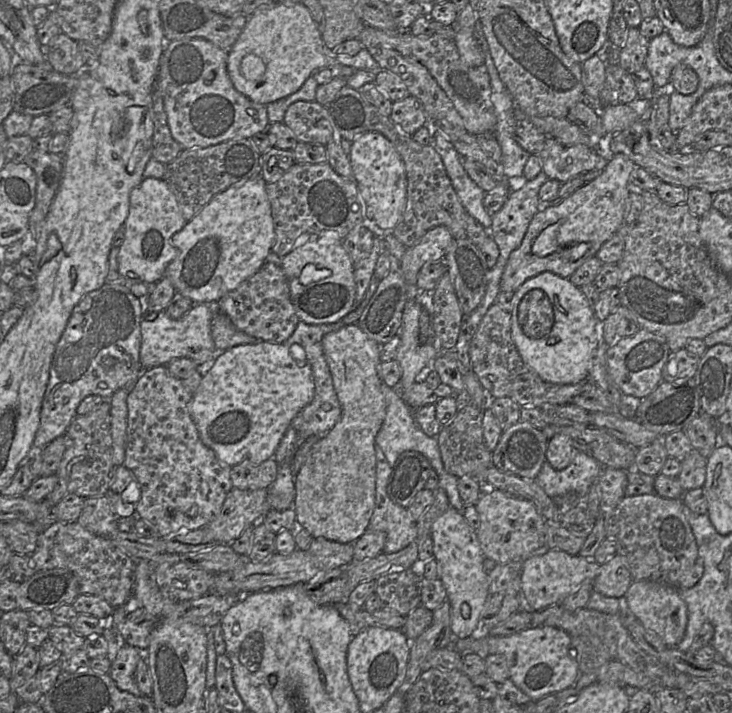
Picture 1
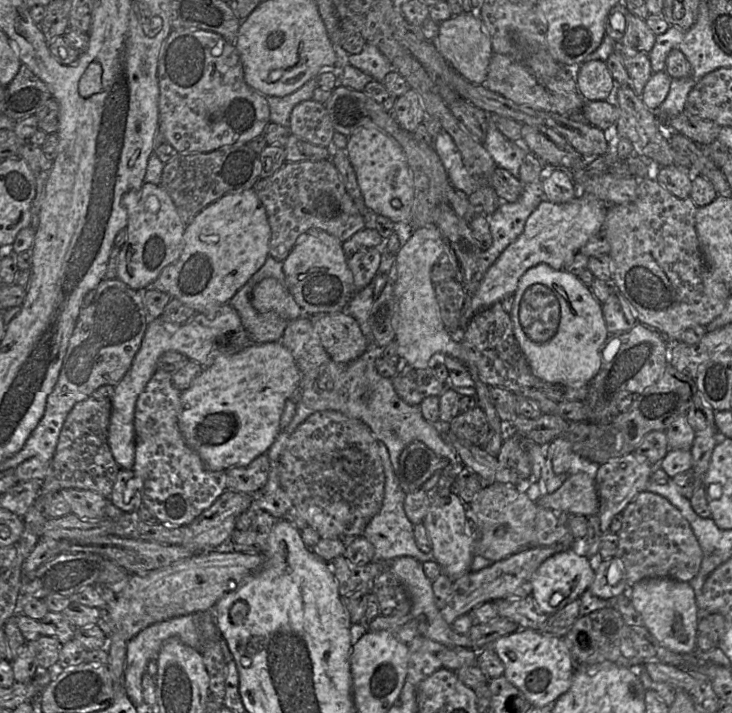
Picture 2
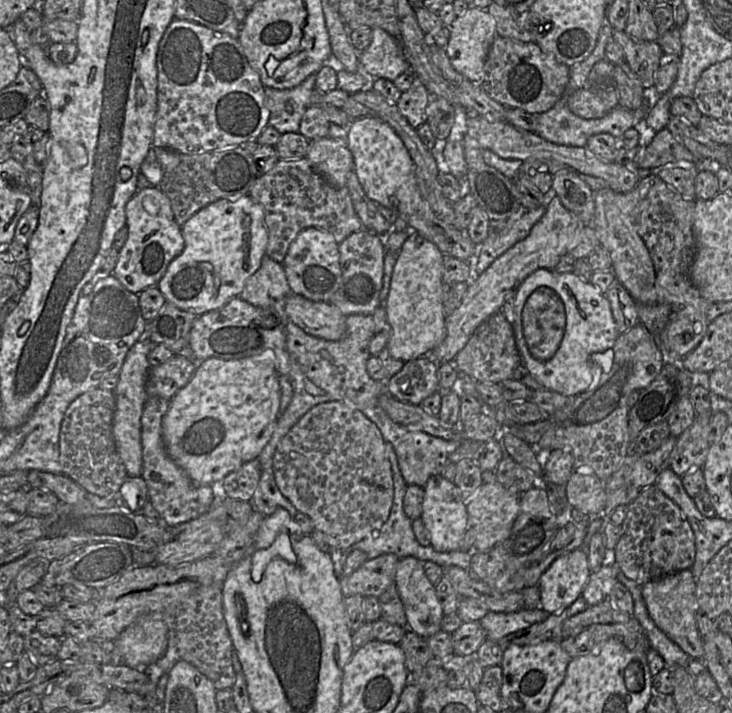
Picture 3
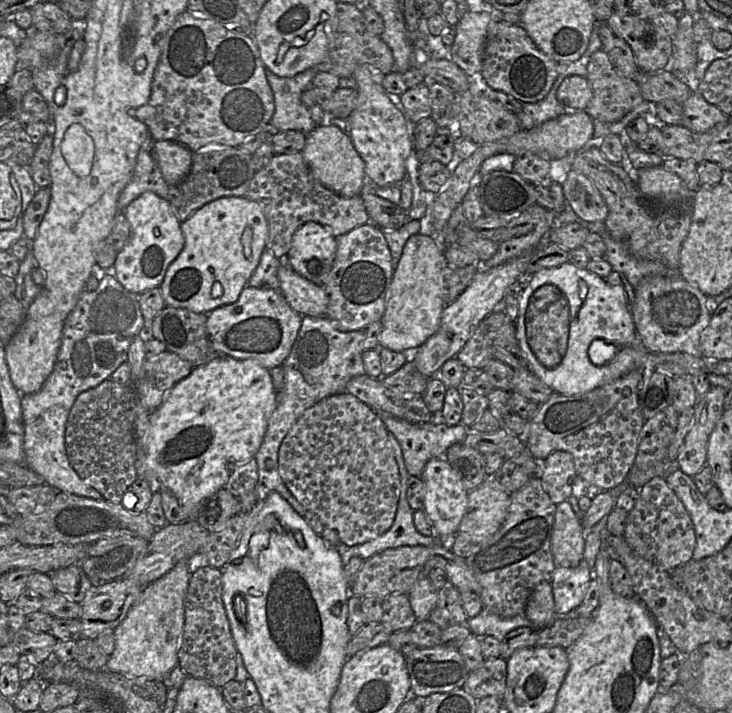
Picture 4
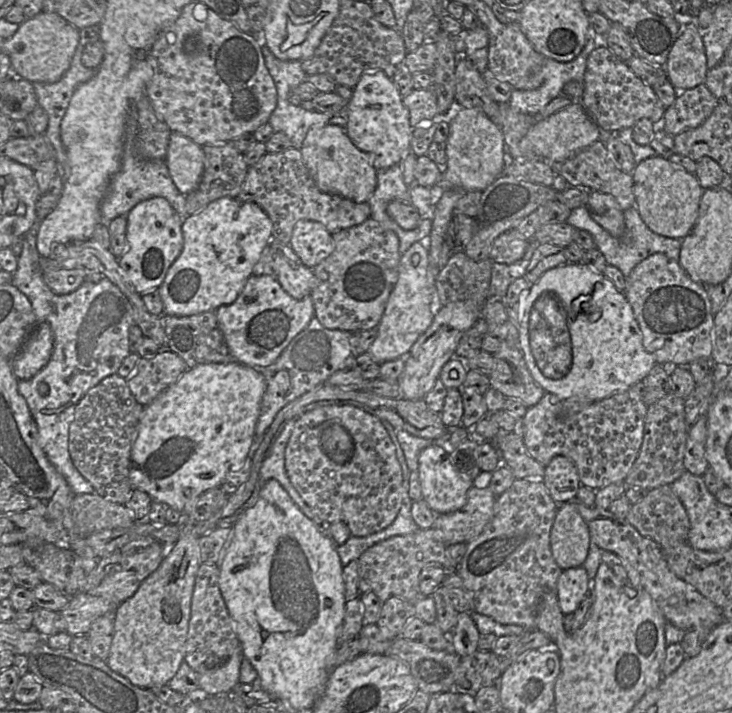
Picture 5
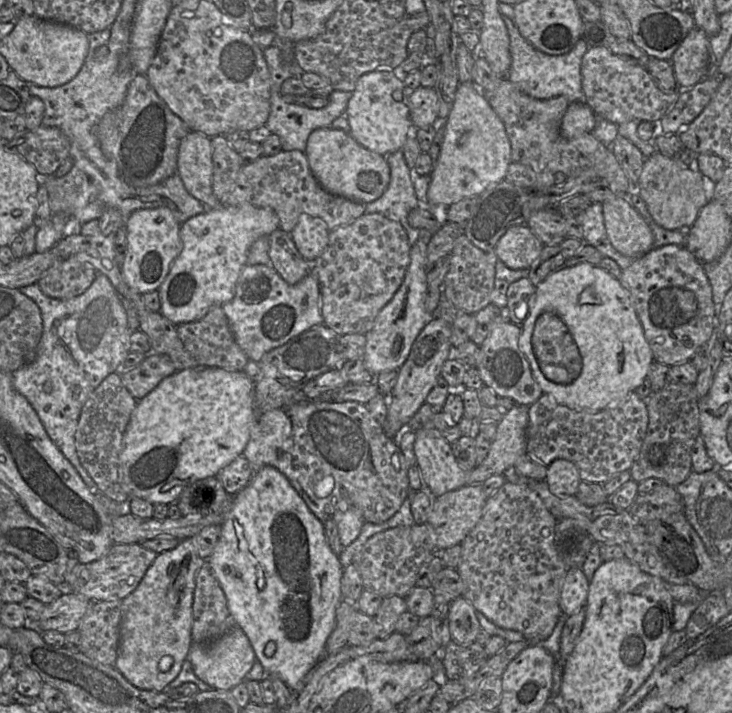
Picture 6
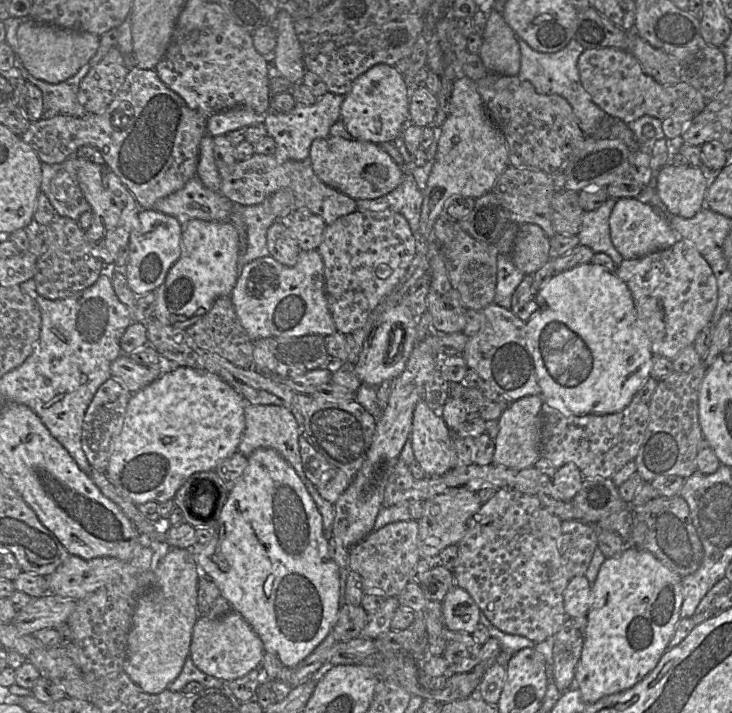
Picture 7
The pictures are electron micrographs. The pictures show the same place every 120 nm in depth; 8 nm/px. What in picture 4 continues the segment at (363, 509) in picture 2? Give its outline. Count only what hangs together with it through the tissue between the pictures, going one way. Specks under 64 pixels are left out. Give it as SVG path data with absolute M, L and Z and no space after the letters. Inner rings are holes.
M342 392L326 397L307 409L293 425L280 446L278 470L288 490L305 509L315 514L326 528L335 530L339 535L340 542L347 546L355 546L375 539L385 533L394 522L400 494L400 475L394 451L387 434L388 431L382 419L371 407L361 402L352 394Z

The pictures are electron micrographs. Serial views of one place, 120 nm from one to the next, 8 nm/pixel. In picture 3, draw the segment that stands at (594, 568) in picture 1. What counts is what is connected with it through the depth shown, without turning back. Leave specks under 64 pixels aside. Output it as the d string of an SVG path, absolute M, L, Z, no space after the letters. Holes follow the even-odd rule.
M580 548L554 559L537 583L541 609L549 613L560 613L566 609L582 595L591 573L587 554Z

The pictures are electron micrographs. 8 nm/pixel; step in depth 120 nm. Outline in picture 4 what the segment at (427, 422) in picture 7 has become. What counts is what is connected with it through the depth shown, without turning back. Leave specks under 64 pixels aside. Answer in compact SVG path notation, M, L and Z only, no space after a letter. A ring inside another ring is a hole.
M445 457L430 459L425 465L422 480L424 482L423 510L431 522L434 533L440 539L452 539L467 508L467 493L458 474Z

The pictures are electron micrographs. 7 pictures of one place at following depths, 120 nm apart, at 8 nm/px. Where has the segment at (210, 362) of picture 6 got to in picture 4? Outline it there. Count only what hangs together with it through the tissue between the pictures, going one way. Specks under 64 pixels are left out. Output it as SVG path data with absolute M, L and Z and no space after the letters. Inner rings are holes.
M165 306L151 322L152 335L154 339L165 345L167 352L180 356L195 368L220 356L210 341L206 321L207 314L197 314L184 308Z

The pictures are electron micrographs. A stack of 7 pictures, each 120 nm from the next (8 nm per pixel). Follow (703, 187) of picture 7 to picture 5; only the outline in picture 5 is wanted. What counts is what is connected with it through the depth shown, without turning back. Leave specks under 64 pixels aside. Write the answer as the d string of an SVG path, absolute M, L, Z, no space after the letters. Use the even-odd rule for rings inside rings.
M660 155L642 160L631 174L635 206L647 227L669 238L684 239L697 221L700 199L705 190L696 175Z

